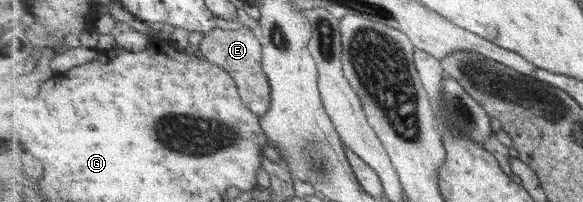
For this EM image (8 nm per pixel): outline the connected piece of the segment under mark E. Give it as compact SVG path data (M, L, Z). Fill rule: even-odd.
M243 26L235 30L215 27L200 41L199 49L203 58L231 73L231 77L240 88L245 105L257 116L265 117L271 109L272 90L264 69L264 55L258 32Z

